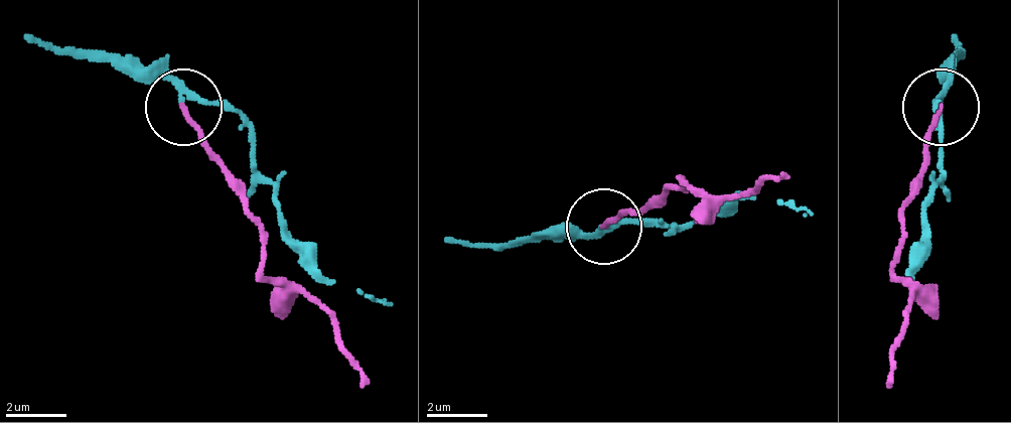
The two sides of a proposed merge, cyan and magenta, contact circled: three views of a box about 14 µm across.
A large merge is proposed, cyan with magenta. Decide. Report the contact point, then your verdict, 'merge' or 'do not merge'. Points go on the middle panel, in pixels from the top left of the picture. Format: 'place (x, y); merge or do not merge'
place (604, 227); do not merge

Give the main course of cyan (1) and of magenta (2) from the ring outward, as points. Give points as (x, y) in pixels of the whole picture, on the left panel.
1: (181, 105), (204, 98), (242, 120), (280, 234), (318, 279), (394, 302)
2: (181, 105), (242, 203), (265, 272), (325, 309), (340, 356), (371, 386)

